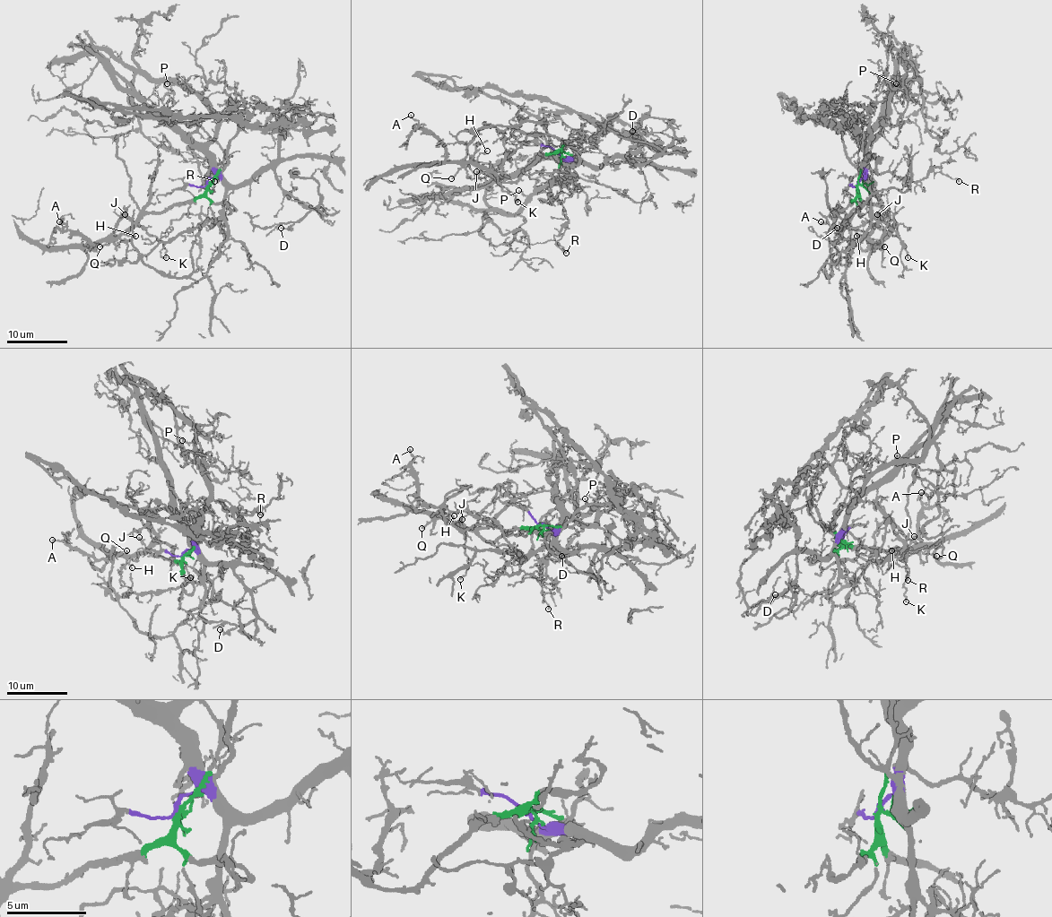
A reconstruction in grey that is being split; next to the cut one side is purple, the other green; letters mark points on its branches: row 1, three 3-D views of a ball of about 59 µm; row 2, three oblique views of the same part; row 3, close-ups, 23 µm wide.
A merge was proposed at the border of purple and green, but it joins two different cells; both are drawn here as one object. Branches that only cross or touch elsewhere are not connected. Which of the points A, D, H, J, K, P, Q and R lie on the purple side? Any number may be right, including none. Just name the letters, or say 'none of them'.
D, P, R

